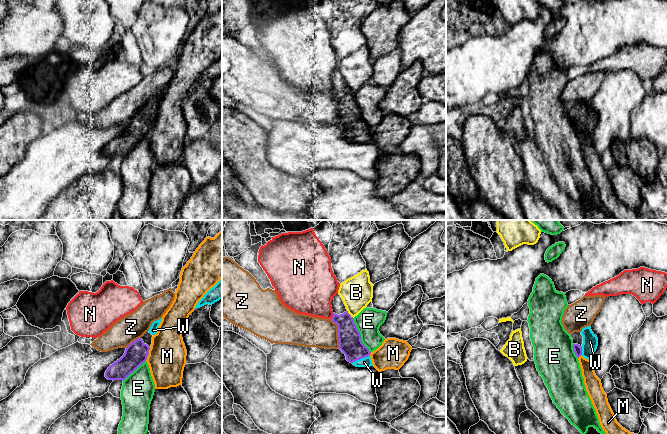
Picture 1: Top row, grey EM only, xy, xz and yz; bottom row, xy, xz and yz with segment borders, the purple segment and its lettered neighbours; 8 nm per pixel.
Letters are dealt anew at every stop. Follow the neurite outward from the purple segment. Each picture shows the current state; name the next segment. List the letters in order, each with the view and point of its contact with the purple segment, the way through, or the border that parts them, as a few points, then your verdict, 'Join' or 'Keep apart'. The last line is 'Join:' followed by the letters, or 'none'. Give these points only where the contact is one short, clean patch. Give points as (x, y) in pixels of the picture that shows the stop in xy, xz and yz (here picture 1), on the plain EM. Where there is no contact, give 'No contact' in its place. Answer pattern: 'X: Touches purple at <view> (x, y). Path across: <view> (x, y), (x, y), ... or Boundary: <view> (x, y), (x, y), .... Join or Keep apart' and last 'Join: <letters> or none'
B: Touches purple at xz (349, 90). Keep apart
E: Touches purple at xz (360, 111). Keep apart
M: Touches purple at xy (148, 130). Boundary: xy (150, 124), (145, 136). Keep apart
N: Touches purple at xz (333, 92). Keep apart
W: Touches purple at xz (360, 134). Path across: xz (350, 119), (360, 134), (364, 138). Join
Z: Touches purple at xz (338, 109). Keep apart
Join: W

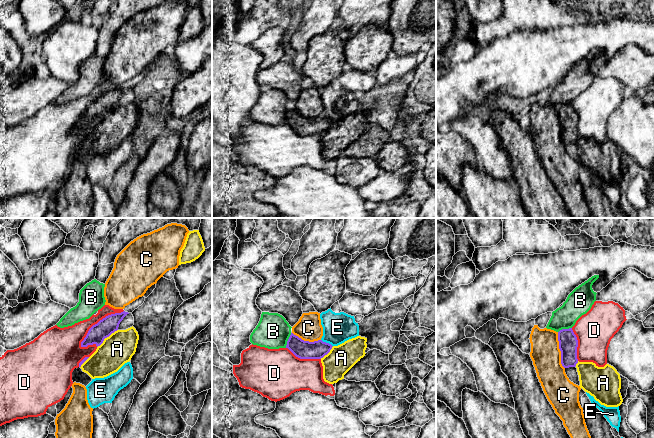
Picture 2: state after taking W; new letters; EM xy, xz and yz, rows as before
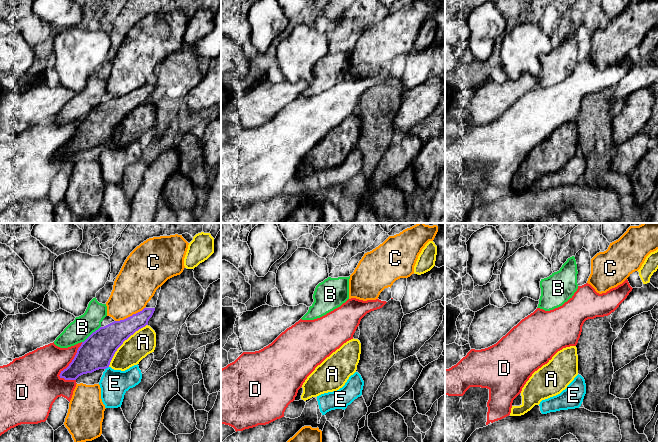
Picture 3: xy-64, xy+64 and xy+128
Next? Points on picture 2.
A: Touches purple at xy (106, 113). Keep apart
B: Touches purple at xz (288, 116). Keep apart
C: Touches purple at yz (560, 126). Keep apart
D: Touches purple at xy (98, 98). Keep apart
E: Touches purple at xz (327, 119). Keep apart
Join: none

